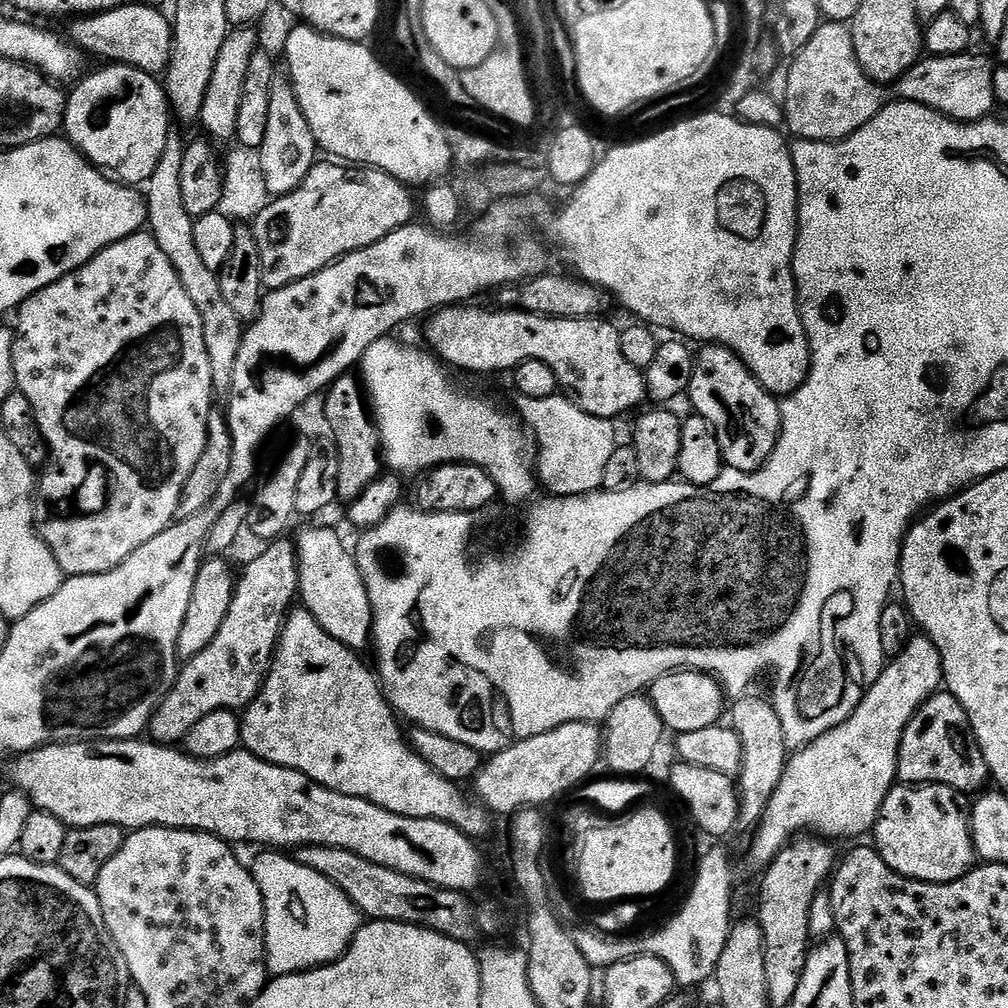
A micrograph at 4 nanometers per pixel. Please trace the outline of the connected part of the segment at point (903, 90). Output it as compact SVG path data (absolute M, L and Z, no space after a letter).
M967 52L962 55L925 57L900 76L890 92L893 92L893 97L897 99L924 105L960 123L976 123L987 119L997 103L994 66L986 59L972 55L973 53Z

